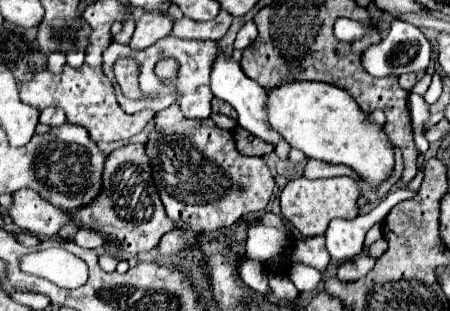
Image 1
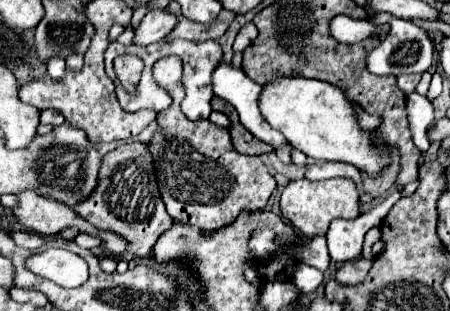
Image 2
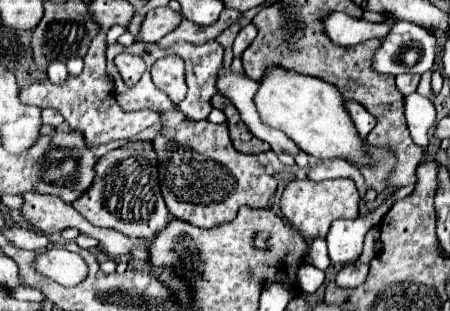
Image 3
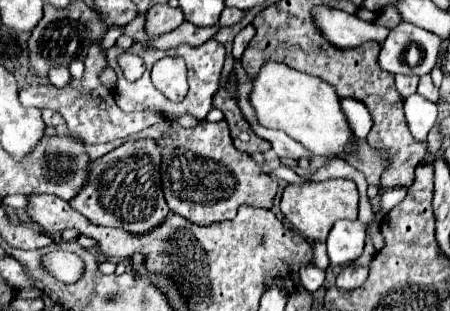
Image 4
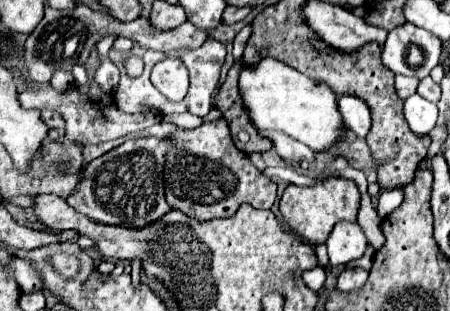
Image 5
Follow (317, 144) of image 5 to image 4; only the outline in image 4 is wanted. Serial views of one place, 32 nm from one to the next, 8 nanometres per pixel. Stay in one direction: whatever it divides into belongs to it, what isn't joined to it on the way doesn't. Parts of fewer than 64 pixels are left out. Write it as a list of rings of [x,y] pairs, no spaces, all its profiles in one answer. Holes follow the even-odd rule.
[[[237,60],[233,69],[244,84],[250,82],[252,86],[248,100],[260,126],[286,132],[296,142],[304,144],[314,156],[336,156],[342,150],[352,148],[352,130],[340,110],[340,98],[324,80],[306,76],[288,68],[286,64],[270,60],[262,64],[262,70],[256,76],[241,70],[241,62]]]

